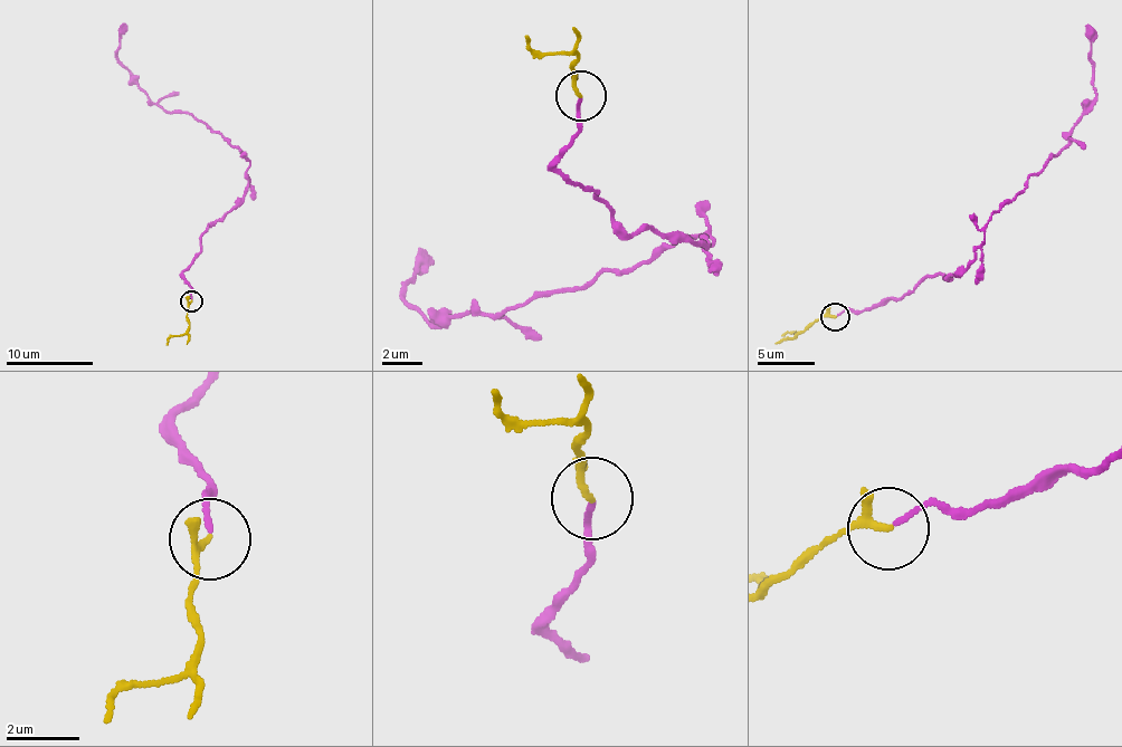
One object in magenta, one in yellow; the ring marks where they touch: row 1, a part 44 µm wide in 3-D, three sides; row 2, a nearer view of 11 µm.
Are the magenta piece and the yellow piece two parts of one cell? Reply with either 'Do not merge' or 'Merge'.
Merge

